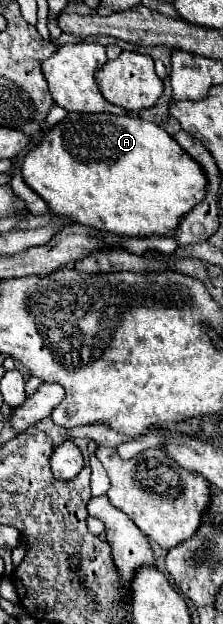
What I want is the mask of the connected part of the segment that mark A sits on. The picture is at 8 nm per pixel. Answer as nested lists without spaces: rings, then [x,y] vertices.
[[[67,114],[57,126],[45,130],[43,140],[27,152],[21,168],[25,184],[47,202],[51,212],[123,236],[161,236],[175,230],[179,220],[203,200],[207,188],[201,166],[161,126],[133,114]]]

